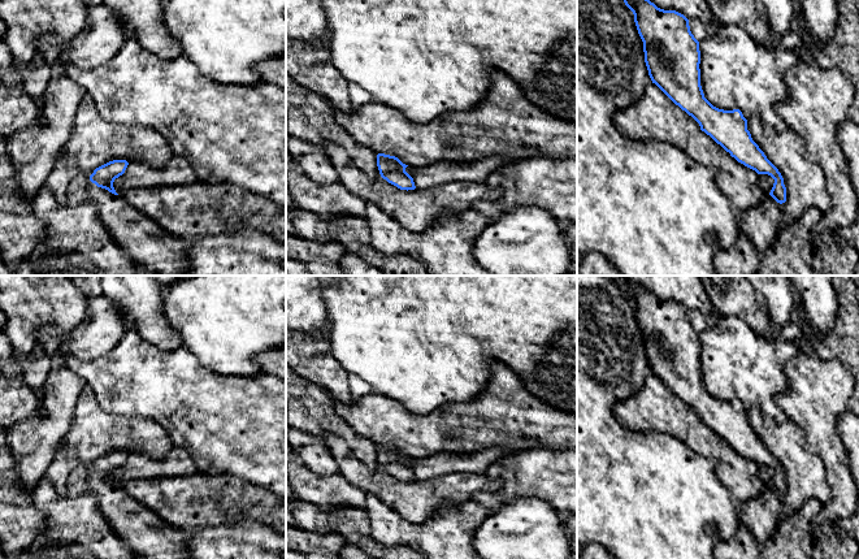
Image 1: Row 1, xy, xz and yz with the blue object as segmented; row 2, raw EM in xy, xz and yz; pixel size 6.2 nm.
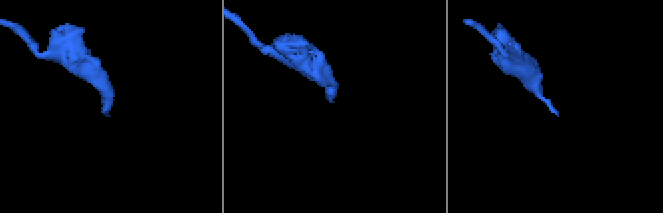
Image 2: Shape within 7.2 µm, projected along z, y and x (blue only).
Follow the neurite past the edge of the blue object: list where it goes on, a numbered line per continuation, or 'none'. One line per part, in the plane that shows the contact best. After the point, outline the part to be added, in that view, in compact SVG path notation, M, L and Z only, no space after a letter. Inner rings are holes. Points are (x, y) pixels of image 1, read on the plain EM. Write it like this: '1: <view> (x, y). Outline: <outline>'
1: xy (148, 536). Outline: M95 474L88 476L88 491L109 526L129 549L144 559L188 559L190 534L166 523L152 510Z

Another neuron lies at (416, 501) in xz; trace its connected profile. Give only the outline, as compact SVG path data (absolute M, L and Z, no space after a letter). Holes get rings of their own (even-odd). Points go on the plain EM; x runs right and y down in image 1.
M326 434L325 443L335 458L342 477L365 494L379 498L408 523L422 524L441 507L472 500L476 491L502 490L500 480L478 473L452 472L426 481L400 481L381 465L372 472L339 436Z

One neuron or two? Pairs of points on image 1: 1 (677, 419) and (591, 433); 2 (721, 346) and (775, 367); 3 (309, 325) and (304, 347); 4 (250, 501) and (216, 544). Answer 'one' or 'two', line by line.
1: two
2: one
3: two
4: two

